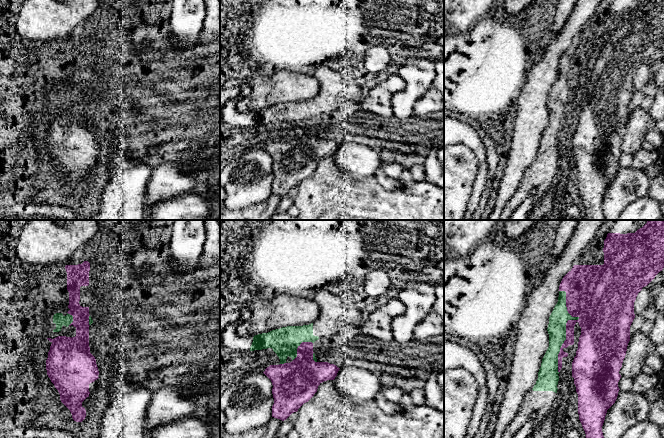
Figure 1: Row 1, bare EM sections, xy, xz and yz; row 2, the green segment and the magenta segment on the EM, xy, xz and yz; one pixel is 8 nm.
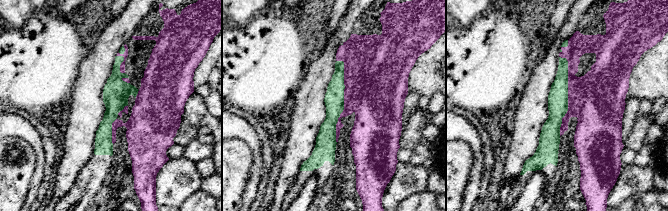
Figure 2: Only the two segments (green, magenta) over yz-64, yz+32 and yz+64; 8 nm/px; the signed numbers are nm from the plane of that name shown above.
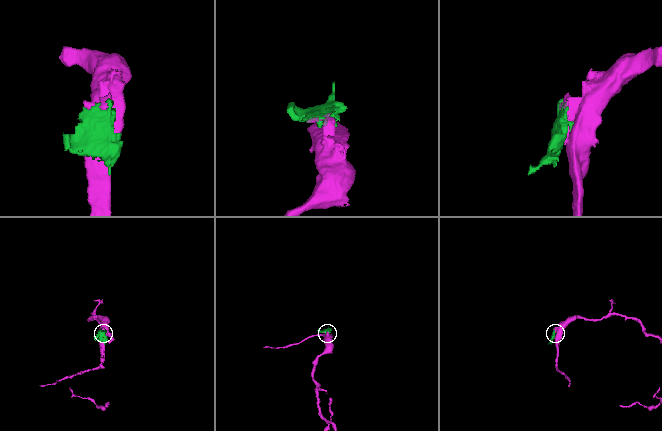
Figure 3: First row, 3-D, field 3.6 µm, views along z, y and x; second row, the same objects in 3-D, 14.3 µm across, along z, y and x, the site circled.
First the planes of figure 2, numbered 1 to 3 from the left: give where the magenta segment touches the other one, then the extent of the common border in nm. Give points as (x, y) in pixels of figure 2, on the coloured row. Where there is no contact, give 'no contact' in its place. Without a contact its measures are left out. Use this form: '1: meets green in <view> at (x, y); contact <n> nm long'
1: meets green in yz-64 at (122, 61); contact 220 nm long
2: meets green in yz+32 at (343, 101); contact 650 nm long
3: meets green in yz+64 at (567, 94); contact 650 nm long

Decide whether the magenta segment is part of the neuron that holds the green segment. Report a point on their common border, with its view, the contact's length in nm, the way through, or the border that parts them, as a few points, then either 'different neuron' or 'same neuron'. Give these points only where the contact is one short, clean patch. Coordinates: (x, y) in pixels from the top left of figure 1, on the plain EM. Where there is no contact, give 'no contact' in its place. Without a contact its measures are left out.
meets green in yz at (565, 101); contact 650 nm long; different neuron

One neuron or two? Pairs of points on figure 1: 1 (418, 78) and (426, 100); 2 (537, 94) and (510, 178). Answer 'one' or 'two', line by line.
1: two
2: one

